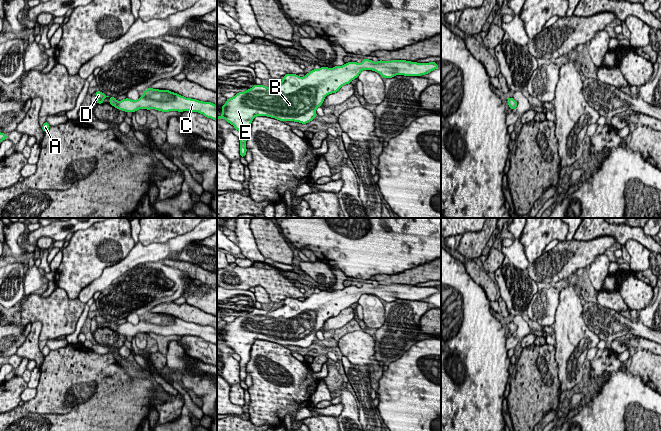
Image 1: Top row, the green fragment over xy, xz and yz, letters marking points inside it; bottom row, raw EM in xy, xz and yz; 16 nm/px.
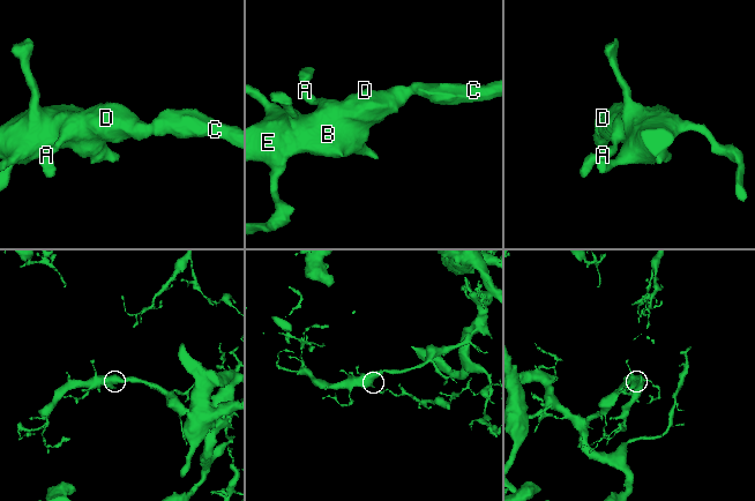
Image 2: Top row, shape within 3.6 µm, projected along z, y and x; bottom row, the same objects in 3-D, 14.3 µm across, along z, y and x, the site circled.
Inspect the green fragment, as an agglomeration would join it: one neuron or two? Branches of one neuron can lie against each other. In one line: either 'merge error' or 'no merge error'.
no merge error

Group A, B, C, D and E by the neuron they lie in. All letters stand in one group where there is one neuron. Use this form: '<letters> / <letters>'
A B C D E

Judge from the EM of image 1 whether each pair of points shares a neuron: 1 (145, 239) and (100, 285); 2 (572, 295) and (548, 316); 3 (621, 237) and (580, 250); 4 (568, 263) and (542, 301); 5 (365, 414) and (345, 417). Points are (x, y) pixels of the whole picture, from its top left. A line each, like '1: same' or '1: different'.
1: different
2: different
3: different
4: different
5: different

